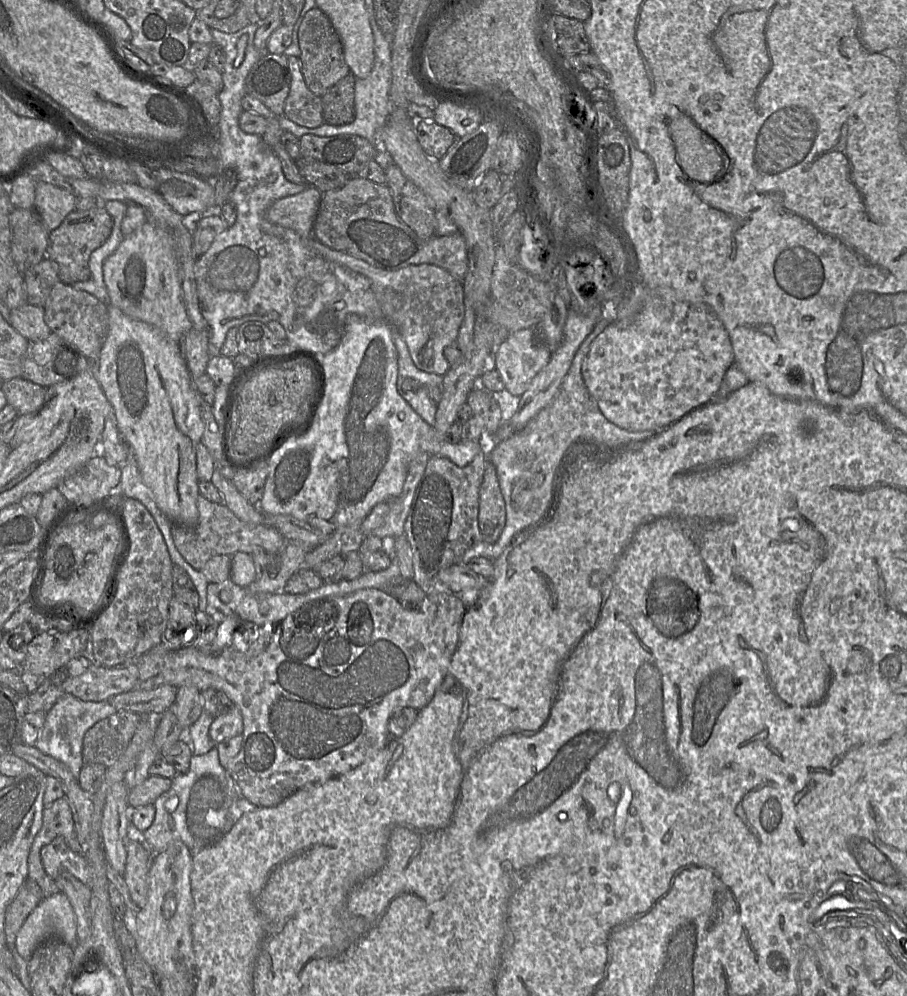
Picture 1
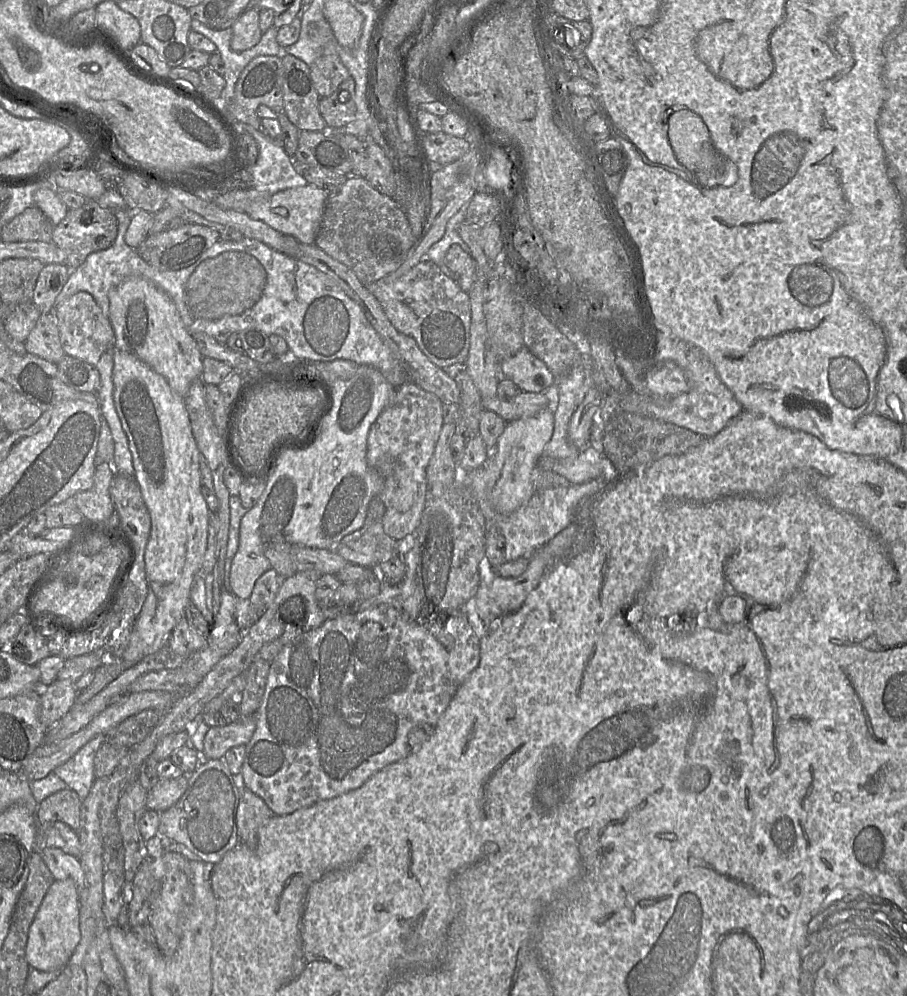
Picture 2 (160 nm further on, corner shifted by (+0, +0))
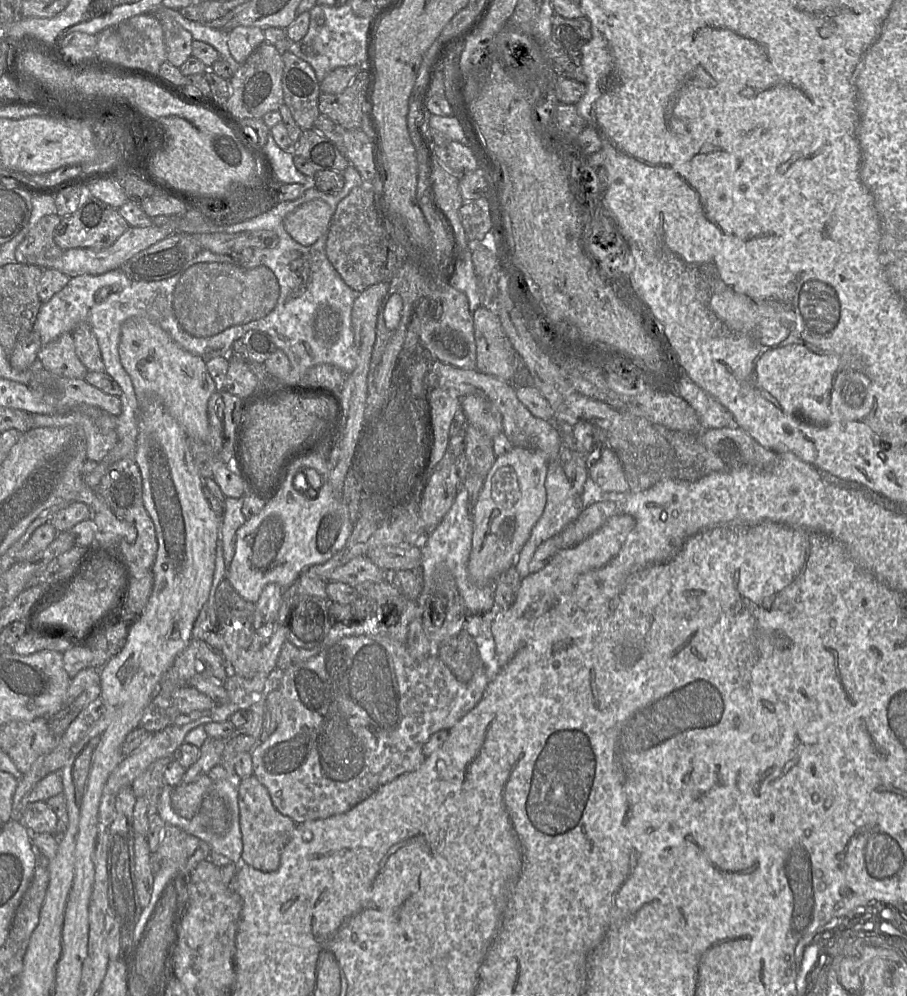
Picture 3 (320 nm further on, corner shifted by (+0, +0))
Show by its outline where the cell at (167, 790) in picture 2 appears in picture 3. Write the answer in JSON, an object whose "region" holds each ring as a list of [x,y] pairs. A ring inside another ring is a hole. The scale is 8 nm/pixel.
{"region":[[[204,775],[191,783],[180,783],[171,788],[171,805],[174,811],[186,819],[194,817],[213,782],[212,775]]]}

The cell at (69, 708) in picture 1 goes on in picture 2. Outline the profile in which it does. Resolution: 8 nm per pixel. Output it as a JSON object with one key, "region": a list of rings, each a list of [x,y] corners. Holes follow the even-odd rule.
{"region":[[[106,735],[96,736],[72,758],[53,771],[81,799],[90,793],[95,782],[94,758],[99,748],[105,743]]]}

